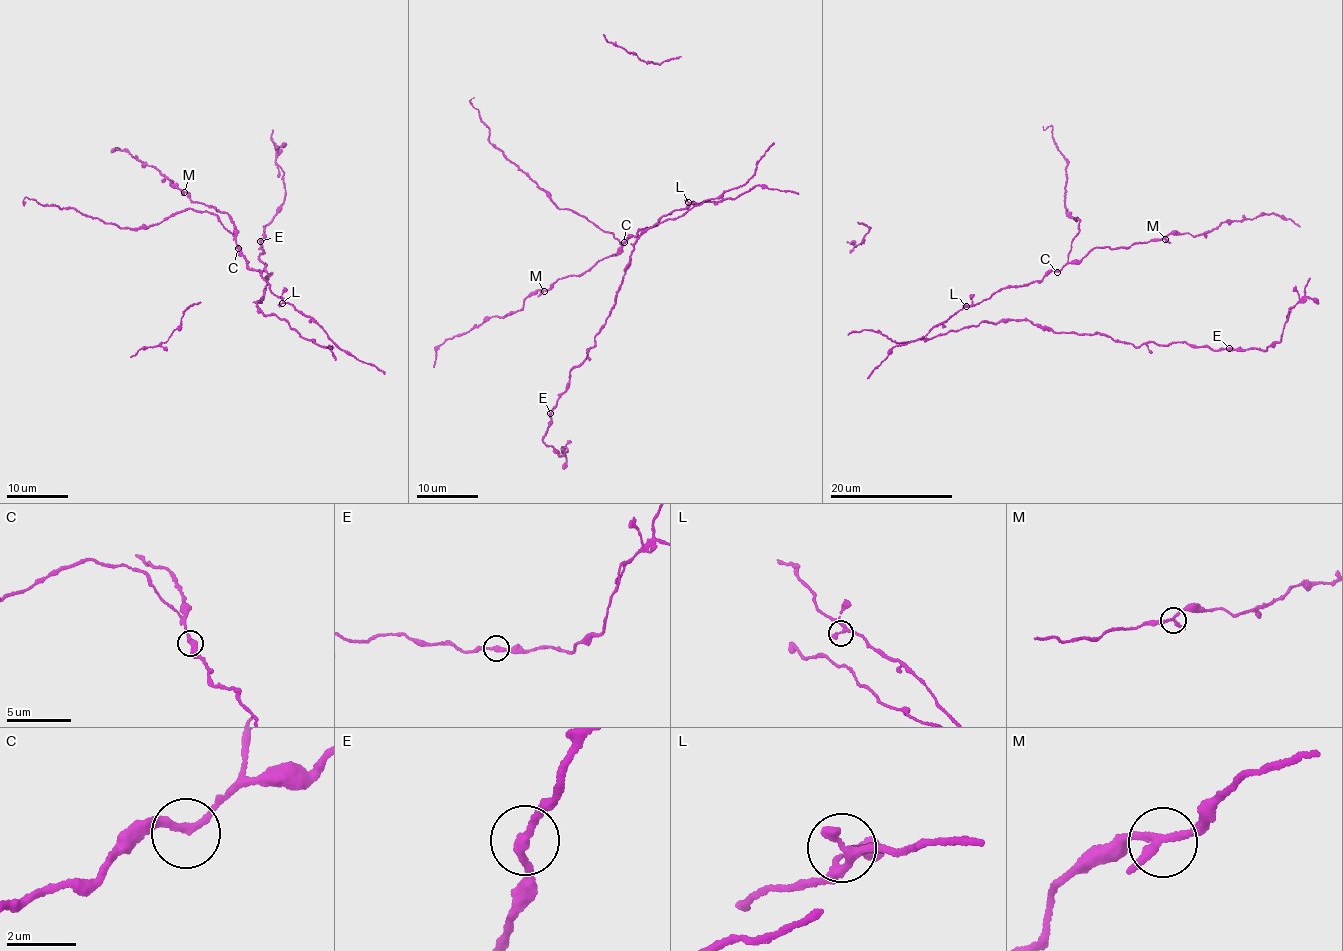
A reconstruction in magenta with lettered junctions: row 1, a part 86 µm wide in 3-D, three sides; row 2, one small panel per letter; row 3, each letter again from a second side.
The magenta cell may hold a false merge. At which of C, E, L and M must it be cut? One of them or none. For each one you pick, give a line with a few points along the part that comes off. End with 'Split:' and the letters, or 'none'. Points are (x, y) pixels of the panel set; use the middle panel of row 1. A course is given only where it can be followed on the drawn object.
Split: none

